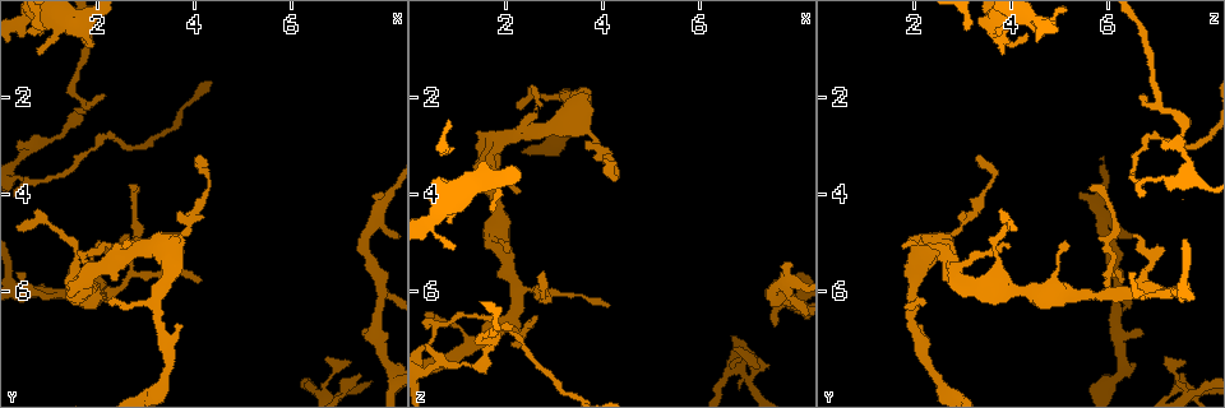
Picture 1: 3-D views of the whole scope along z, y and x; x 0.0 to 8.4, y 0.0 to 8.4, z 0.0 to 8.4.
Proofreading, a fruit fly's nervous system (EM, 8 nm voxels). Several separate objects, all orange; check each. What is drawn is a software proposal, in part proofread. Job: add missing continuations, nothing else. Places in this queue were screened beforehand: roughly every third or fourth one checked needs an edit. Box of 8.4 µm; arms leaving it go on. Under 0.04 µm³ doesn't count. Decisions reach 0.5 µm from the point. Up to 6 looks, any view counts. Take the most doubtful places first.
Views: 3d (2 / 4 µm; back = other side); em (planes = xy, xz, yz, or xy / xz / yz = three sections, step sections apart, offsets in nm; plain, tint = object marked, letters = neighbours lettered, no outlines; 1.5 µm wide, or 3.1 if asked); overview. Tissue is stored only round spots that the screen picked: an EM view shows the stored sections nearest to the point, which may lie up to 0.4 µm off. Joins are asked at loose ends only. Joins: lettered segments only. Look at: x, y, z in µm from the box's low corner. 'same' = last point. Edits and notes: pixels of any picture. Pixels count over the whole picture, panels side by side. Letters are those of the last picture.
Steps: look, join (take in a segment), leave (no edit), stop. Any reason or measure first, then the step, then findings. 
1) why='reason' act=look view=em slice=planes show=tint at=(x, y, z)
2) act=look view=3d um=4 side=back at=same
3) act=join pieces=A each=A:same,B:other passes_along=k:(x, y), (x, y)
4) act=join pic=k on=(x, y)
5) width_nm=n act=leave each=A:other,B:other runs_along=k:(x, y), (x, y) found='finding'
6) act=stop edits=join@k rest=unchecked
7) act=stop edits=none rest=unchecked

why='branch stops here' act=look view=em slice=planes show=letters at=(2.35, 5.10, 3.95)

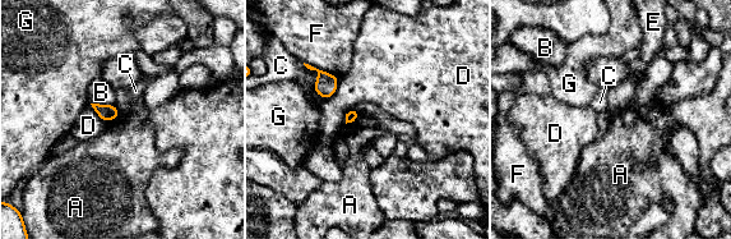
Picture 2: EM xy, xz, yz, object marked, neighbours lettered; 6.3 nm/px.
act=leave each=A:other,B:other,C:other,D:other,E:other,F:other,G:other border=2:(360, 115), (346, 124) found='none of them fits'

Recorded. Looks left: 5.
why='free end' act=look view=em slice=planes show=tint at=(2.65, 5.05, 2.25)

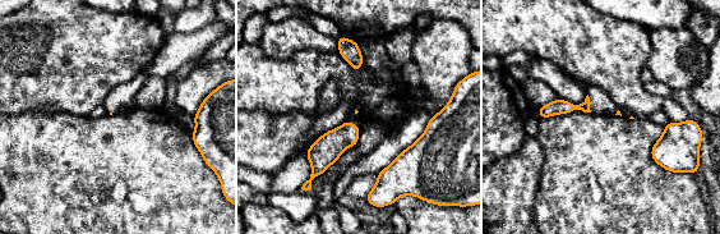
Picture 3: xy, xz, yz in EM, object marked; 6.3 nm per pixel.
why='what lies round it' act=look view=em slice=planes show=letters at=same

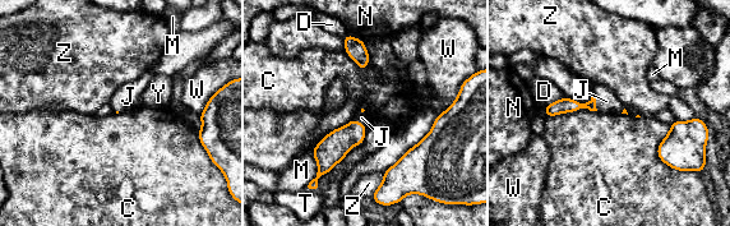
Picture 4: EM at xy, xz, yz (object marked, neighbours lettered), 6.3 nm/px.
longest_contact=C:320nm act=join pieces=J each=C:other,D:other,J:same,M:other,N:other,T:other,W:other,Y:other,Z:other found='it goes on there'

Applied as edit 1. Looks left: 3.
why='see it whole again' act=look view=overview

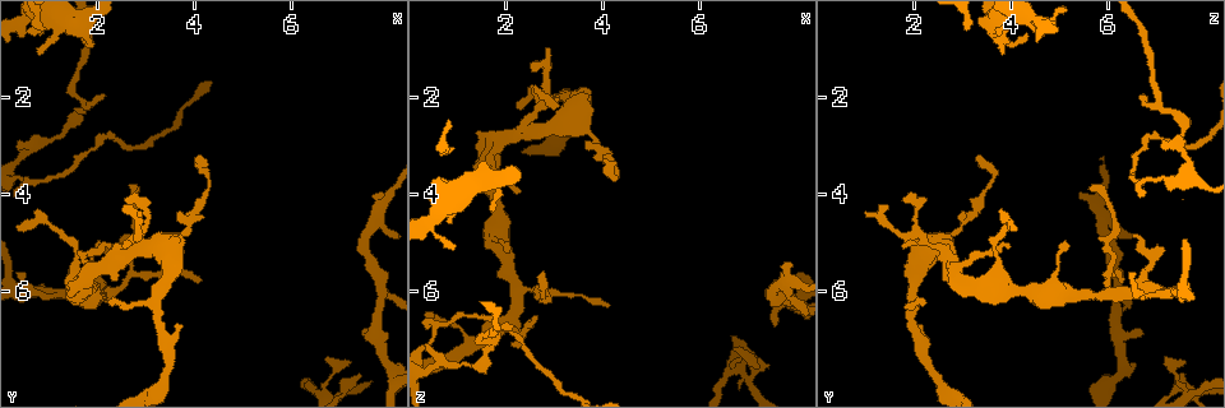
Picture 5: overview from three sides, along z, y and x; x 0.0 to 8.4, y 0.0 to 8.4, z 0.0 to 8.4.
why='branch stops here' act=look view=em slice=planes show=tint at=(7.50, 6.90, 6.75)

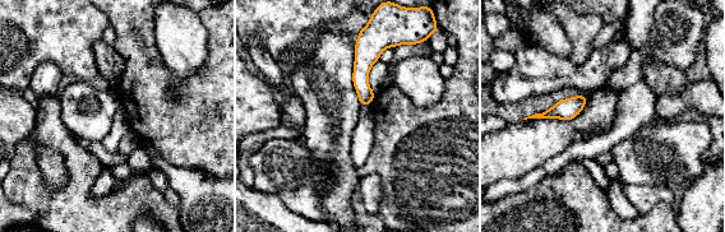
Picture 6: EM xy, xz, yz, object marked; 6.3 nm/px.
why='see the neighbours' act=look view=em slice=planes show=letters at=same

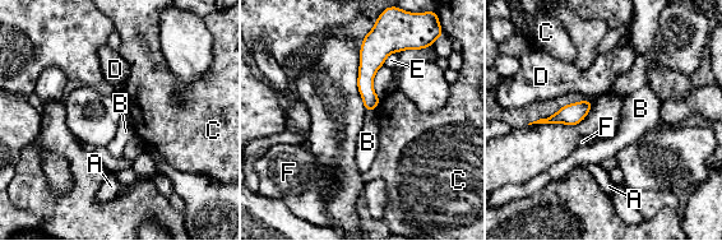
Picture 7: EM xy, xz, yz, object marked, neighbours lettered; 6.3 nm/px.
longest_contact=E:130nm act=leave each=A:other,B:other,C:other,D:other,E:other,F:other border=7:(366, 110), (374, 111) found='none of them fits'

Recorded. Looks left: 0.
act=stop edits=join@4 rest=unchecked

